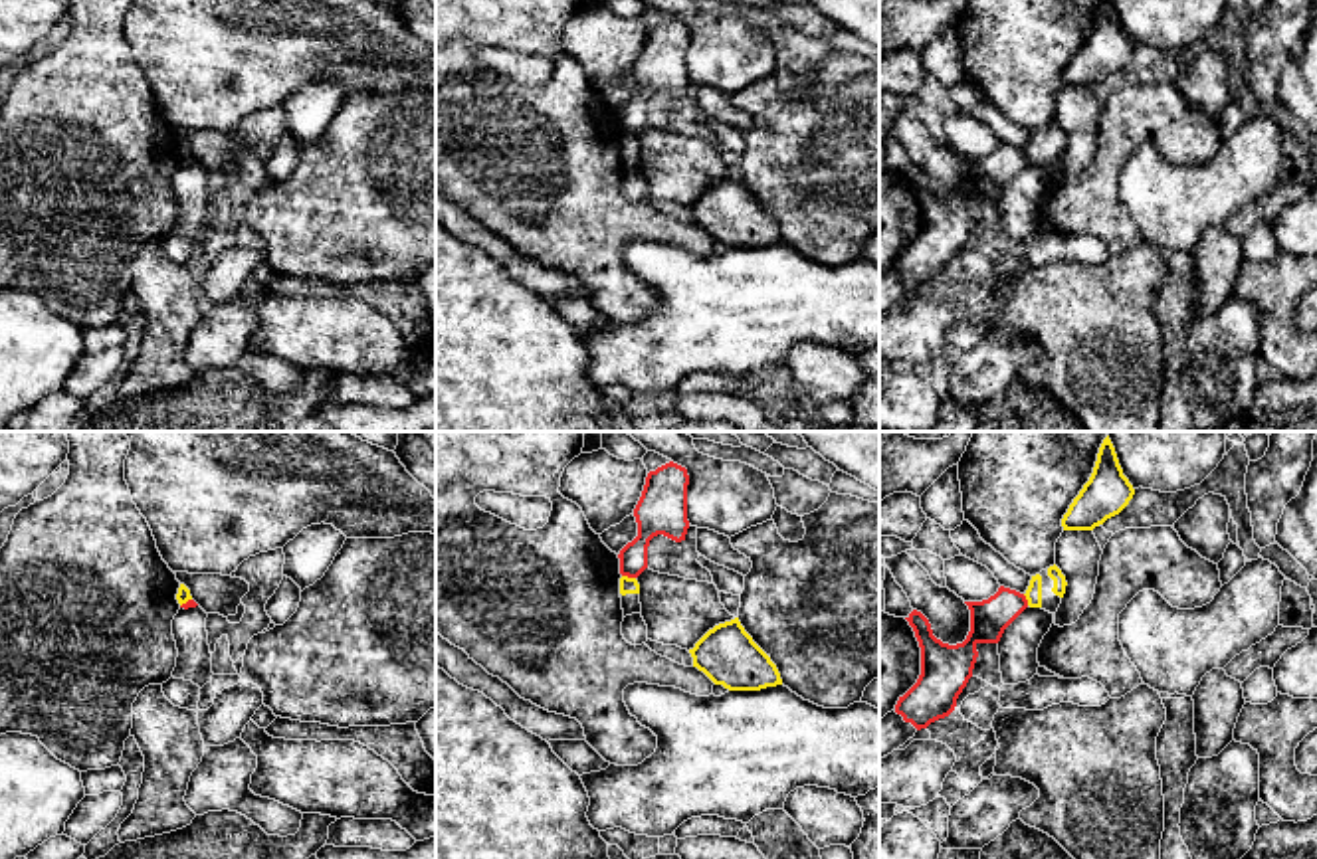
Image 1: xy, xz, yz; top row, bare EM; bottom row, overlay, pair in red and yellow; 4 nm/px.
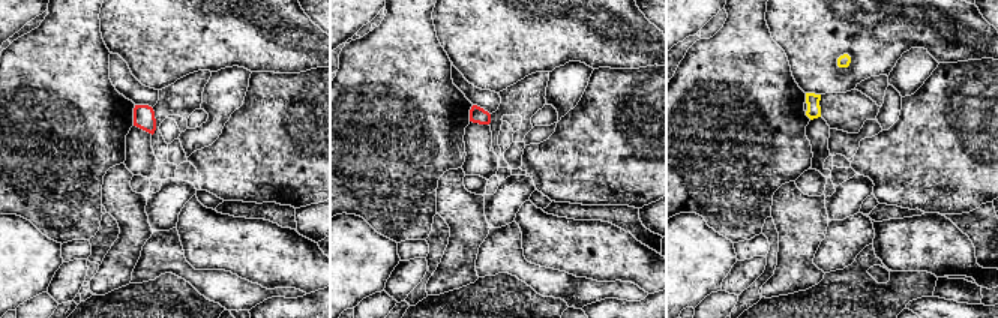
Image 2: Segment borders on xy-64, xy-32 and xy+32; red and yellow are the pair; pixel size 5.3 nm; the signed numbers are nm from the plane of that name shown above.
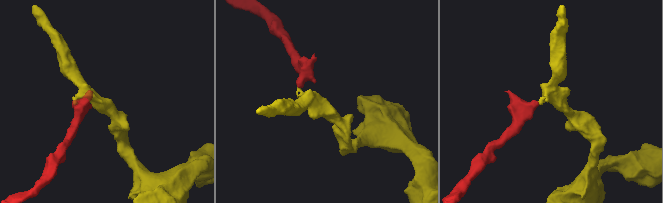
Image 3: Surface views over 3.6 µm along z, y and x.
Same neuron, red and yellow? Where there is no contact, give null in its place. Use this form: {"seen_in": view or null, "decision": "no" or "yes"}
{"seen_in": "xz", "decision": "no"}

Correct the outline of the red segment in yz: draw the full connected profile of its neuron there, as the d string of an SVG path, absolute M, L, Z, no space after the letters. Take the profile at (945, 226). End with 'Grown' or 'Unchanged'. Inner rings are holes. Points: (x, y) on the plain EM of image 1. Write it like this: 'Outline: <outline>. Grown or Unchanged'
Outline: M1000 143L982 158L964 158L970 166L970 188L962 200L949 202L933 192L929 176L913 166L905 176L921 204L921 232L899 253L895 269L917 287L949 273L972 234L978 200L998 200L1004 186L1028 164L1024 150Z. Unchanged

